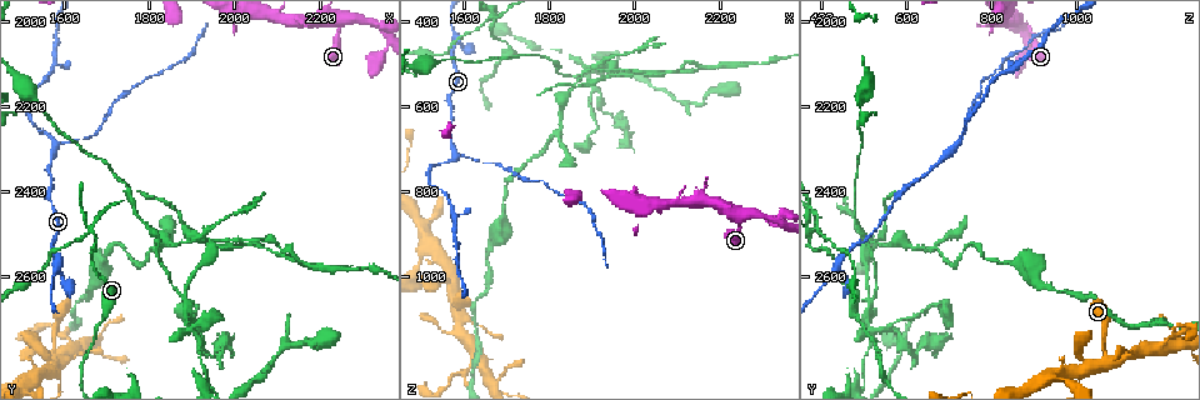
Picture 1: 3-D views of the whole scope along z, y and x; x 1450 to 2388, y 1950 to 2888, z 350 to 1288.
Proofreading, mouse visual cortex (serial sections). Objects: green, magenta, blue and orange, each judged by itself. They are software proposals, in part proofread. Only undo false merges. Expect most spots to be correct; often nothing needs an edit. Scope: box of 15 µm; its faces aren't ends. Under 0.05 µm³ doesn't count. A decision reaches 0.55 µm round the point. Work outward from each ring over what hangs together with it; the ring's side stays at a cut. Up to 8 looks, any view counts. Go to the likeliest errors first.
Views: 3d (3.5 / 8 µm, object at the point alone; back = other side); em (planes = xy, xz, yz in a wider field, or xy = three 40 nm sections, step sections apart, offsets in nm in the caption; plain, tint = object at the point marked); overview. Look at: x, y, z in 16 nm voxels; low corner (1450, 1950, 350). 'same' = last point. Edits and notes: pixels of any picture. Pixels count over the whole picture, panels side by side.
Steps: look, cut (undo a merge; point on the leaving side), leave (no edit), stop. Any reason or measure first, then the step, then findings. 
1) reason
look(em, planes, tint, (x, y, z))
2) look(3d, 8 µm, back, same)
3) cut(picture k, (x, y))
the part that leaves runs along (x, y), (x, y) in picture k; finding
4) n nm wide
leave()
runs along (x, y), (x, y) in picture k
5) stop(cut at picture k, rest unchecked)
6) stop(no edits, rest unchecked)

small branch off a trunk
look(3d, 3.5 µm, back, (1575, 2795, 1070))

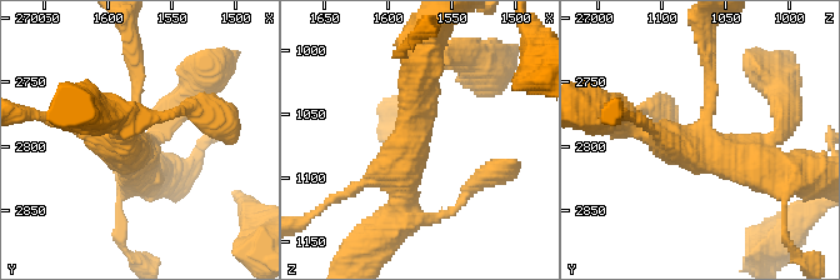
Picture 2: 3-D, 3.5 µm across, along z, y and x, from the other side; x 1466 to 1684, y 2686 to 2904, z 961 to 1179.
4 arms; arms of 200, 250, 300, 450 nm; need the tissue
look(em, xy, step 3, tint, (1576, 2788, 1068))

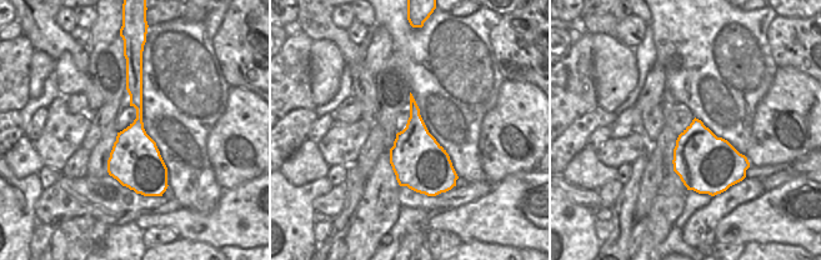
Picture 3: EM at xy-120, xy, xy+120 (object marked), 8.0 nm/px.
leave()
runs along (704, 46), (701, 131), (769, 170) in picture 2; all the same cell

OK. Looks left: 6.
look(3d, 3.5 µm, (1580, 2295, 710))

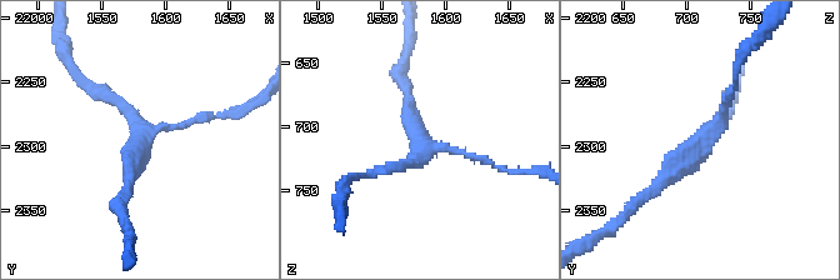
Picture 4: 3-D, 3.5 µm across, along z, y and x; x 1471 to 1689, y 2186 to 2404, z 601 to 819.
3 arms; arms of 100, 150, 200 nm
look(em, xy, step 5, tint, (1582, 2294, 714))

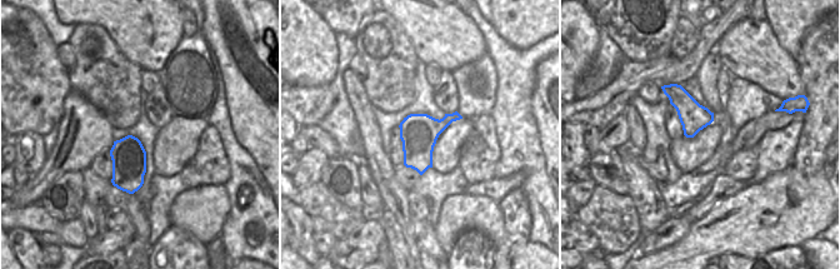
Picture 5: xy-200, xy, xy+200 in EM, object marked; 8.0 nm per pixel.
leave()
runs along (646, 195), (718, 126), (733, 88) in picture 4; all the same cell

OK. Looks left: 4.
thin neck
look(3d, 3.5 µm, (1585, 2580, 430))

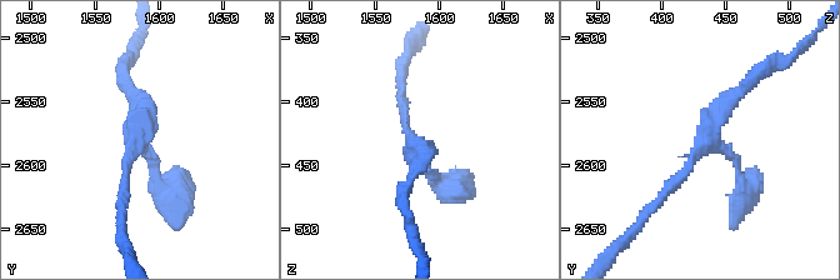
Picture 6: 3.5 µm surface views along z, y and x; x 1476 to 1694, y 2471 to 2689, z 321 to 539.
look(em, xy, step 5, tint, (1584, 2584, 436))

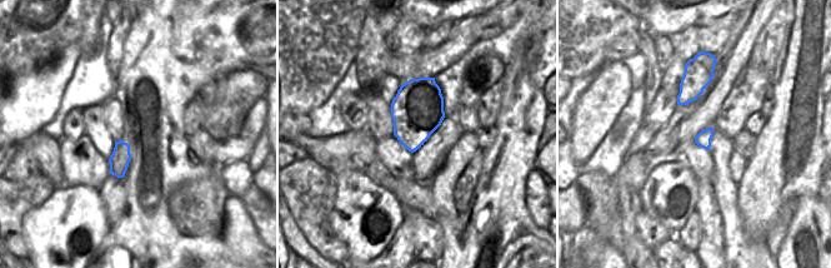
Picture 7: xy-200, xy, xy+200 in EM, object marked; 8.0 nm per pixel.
leave()
runs along (123, 76), (173, 199) in picture 6; one cell here

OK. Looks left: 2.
stop(no edits, rest unchecked)

